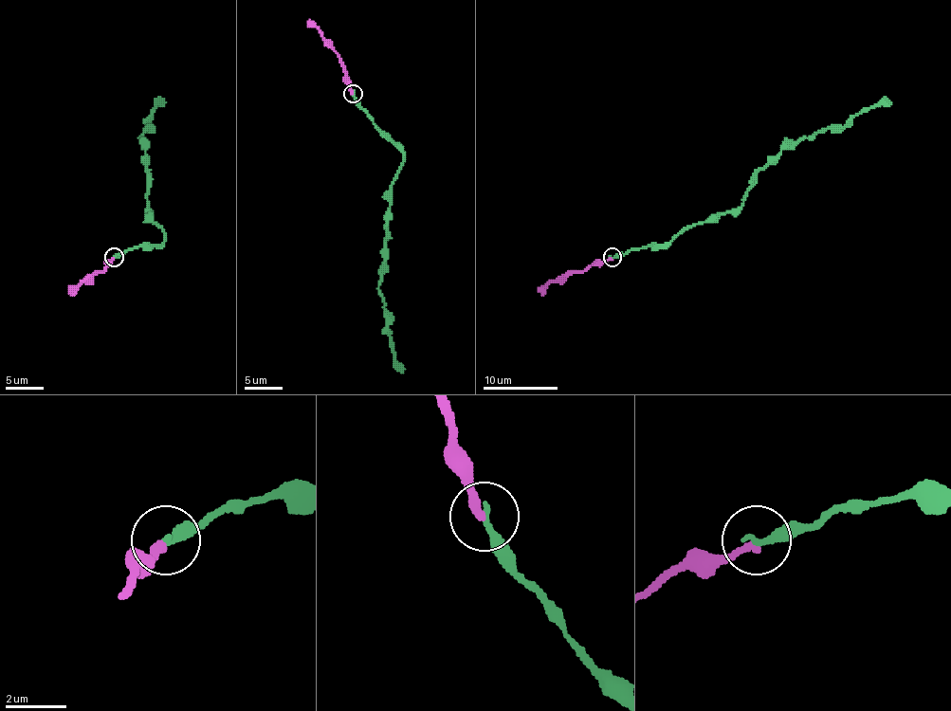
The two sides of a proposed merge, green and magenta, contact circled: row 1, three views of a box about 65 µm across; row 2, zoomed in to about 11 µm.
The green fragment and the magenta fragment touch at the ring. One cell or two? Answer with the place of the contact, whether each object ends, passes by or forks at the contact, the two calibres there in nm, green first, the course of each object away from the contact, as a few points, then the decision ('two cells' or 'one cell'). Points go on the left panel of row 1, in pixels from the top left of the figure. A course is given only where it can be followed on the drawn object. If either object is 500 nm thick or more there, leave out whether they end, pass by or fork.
at (114, 257); green ends there; magenta ends there; 280 nm thick on the green side, 240 nm on the other; green runs (114, 258), (164, 241), (147, 201), (145, 149), (139, 137), (155, 108), (164, 102); magenta runs (114, 258), (102, 270), (70, 291); one cell

